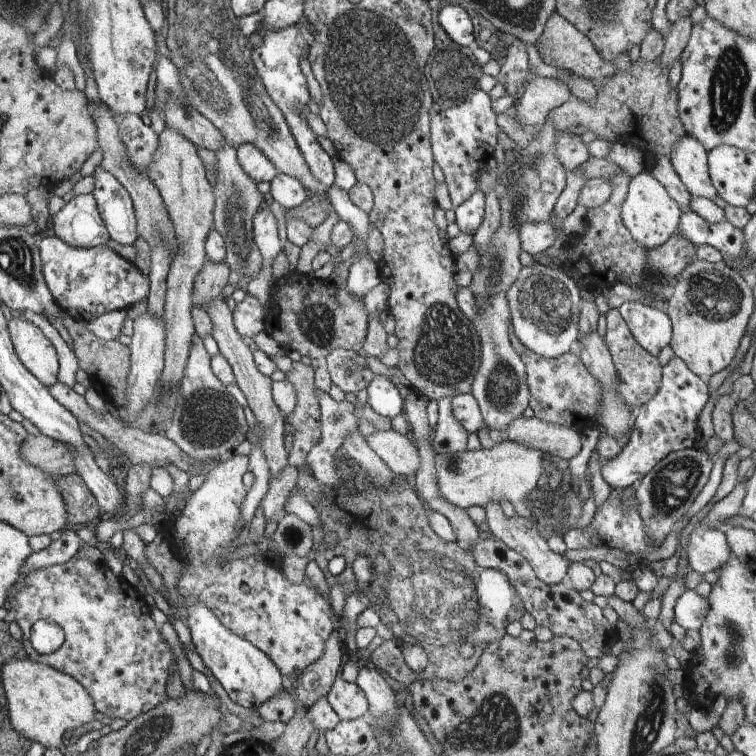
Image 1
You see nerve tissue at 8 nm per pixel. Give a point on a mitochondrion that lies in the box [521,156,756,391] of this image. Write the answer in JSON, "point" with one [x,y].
{"point":[715,296]}

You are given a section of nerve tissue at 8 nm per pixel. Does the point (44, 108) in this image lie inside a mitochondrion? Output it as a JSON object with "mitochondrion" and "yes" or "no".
{"mitochondrion":"no"}

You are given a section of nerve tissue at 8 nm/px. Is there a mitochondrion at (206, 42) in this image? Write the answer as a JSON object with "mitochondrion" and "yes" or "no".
{"mitochondrion":"yes"}

